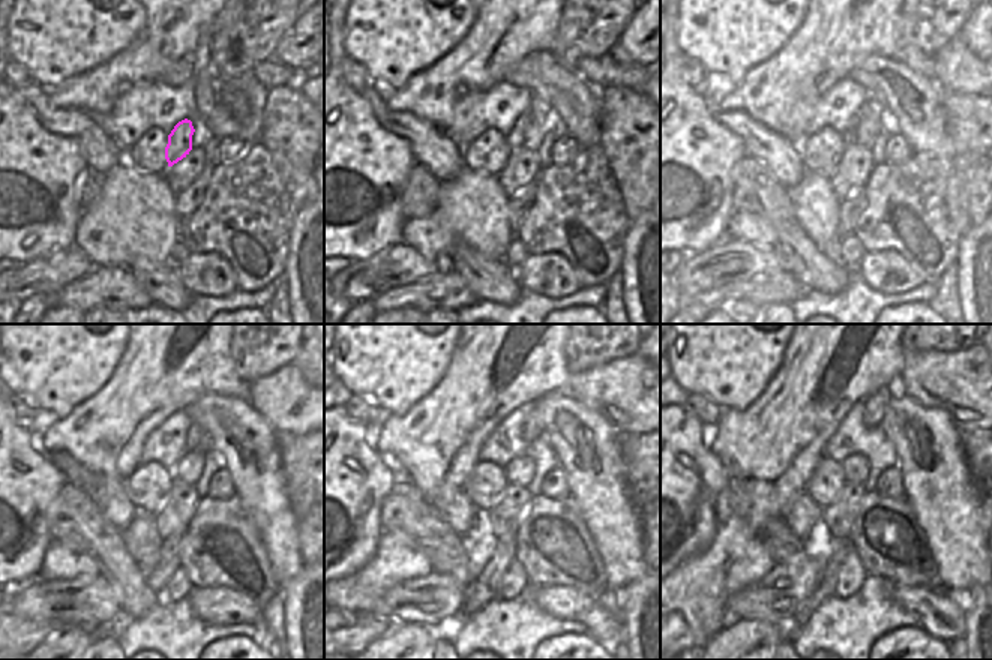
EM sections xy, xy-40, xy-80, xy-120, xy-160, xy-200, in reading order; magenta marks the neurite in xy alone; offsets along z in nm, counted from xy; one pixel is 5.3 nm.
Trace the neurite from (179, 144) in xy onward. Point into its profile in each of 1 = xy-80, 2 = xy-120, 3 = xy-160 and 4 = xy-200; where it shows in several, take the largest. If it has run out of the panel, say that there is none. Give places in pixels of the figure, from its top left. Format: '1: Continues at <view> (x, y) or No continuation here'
1: Continues at xy-80 (854, 122)
2: Continues at xy-120 (195, 435)
3: Continues at xy-160 (533, 429)
4: Continues at xy-200 (875, 404)

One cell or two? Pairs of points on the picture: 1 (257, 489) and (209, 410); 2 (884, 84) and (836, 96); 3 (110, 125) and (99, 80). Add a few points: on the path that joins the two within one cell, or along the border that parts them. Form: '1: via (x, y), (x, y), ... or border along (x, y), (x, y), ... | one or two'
1: via (246, 470), (239, 455), (225, 441), (225, 429) | one
2: border along (847, 77), (869, 92) | two
3: border along (131, 87), (108, 111), (84, 113) | two

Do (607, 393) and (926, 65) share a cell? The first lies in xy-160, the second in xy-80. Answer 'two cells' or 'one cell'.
two cells

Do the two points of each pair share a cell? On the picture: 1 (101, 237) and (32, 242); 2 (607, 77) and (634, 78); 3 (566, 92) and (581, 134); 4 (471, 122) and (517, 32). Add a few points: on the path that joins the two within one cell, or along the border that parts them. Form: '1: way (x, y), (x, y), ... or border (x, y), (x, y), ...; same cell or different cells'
1: border (81, 212), (77, 221), (74, 246); different cells
2: border (607, 54), (614, 63), (616, 84); different cells
3: way (575, 102), (580, 108), (581, 123); same cell
4: border (503, 78), (483, 90), (467, 90), (455, 102); different cells

